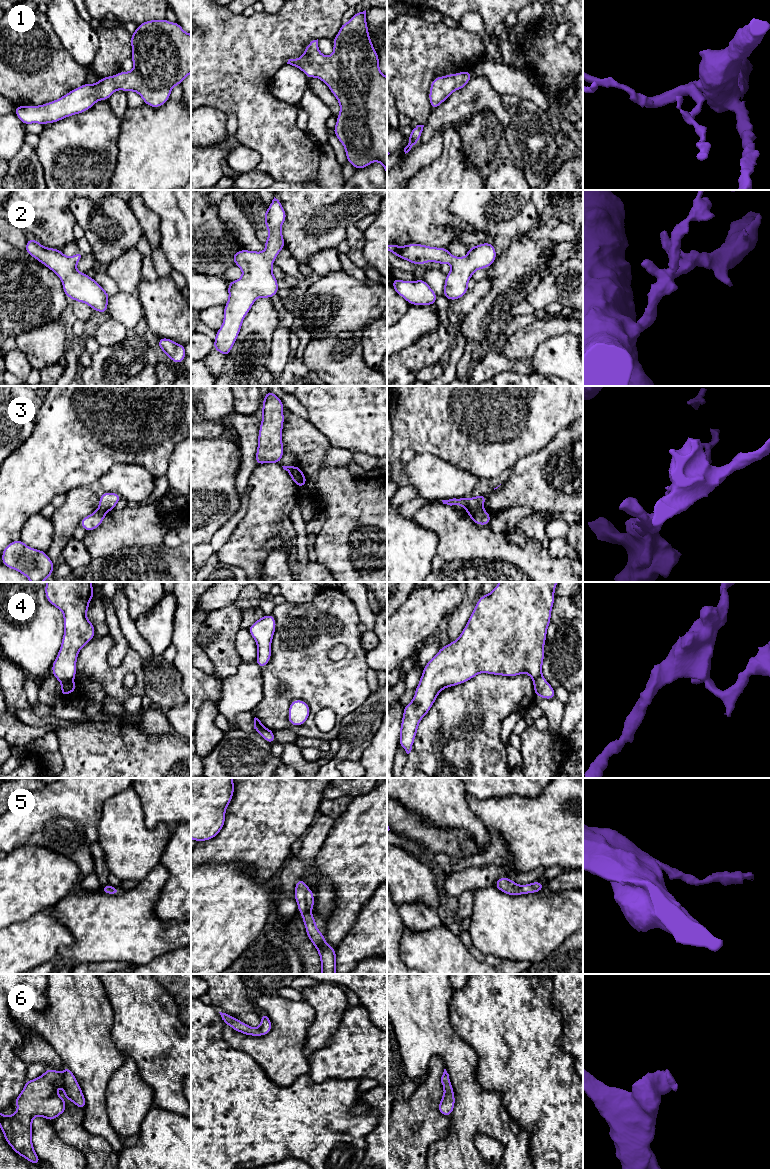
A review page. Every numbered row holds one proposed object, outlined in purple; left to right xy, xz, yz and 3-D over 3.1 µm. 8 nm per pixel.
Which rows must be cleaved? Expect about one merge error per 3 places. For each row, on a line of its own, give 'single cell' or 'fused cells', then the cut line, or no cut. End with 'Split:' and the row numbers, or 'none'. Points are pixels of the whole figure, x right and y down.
1: single cell; cut none
2: single cell; cut none
3: fused cells; cut xz (295, 466), (295, 474), (303, 485)
4: fused cells; cut xy (73, 678), (61, 683)
5: single cell; cut none
6: single cell; cut none
Split: 3, 4

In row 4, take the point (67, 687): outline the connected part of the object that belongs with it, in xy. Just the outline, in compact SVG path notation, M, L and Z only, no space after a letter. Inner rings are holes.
M74 679L62 682L61 683L61 696L65 697L69 693L74 693L76 691L76 689L77 689L77 687L74 684Z

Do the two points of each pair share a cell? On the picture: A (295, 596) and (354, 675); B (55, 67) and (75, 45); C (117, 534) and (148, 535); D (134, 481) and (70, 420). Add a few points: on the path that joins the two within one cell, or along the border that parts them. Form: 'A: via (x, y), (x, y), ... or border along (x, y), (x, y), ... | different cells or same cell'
A: border along (319, 592), (310, 601), (302, 603), (286, 601) | different cells
B: border along (55, 33), (62, 46), (85, 69) | different cells
C: via (125, 533), (140, 533) | same cell
D: border along (139, 465), (115, 463), (98, 479) | different cells

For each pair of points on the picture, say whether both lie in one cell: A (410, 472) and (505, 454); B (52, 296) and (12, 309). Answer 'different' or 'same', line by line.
A: different
B: same

